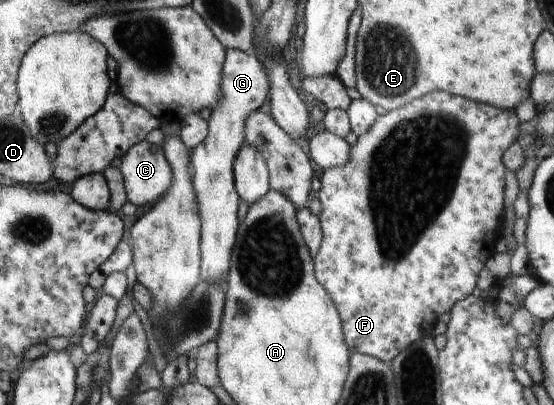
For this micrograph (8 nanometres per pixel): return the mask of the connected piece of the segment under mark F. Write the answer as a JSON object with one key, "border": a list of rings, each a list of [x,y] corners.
{"border":[[[436,91],[436,93],[428,93],[424,97],[414,99],[398,109],[392,109],[385,115],[378,116],[378,119],[368,127],[368,131],[364,135],[358,135],[357,141],[349,145],[350,157],[346,159],[342,167],[324,169],[320,179],[321,188],[317,193],[321,204],[321,213],[318,217],[321,223],[322,243],[320,243],[318,253],[314,255],[313,264],[318,283],[326,289],[326,293],[336,305],[338,315],[342,320],[345,344],[350,355],[358,352],[376,357],[386,363],[391,362],[400,351],[404,351],[414,341],[422,337],[432,337],[431,329],[440,315],[450,311],[454,304],[466,299],[474,291],[478,273],[484,269],[488,259],[494,257],[496,245],[504,236],[503,201],[507,169],[504,167],[502,156],[504,151],[522,135],[520,125],[520,119],[515,111],[502,111],[488,103],[476,103],[464,97]]]}

